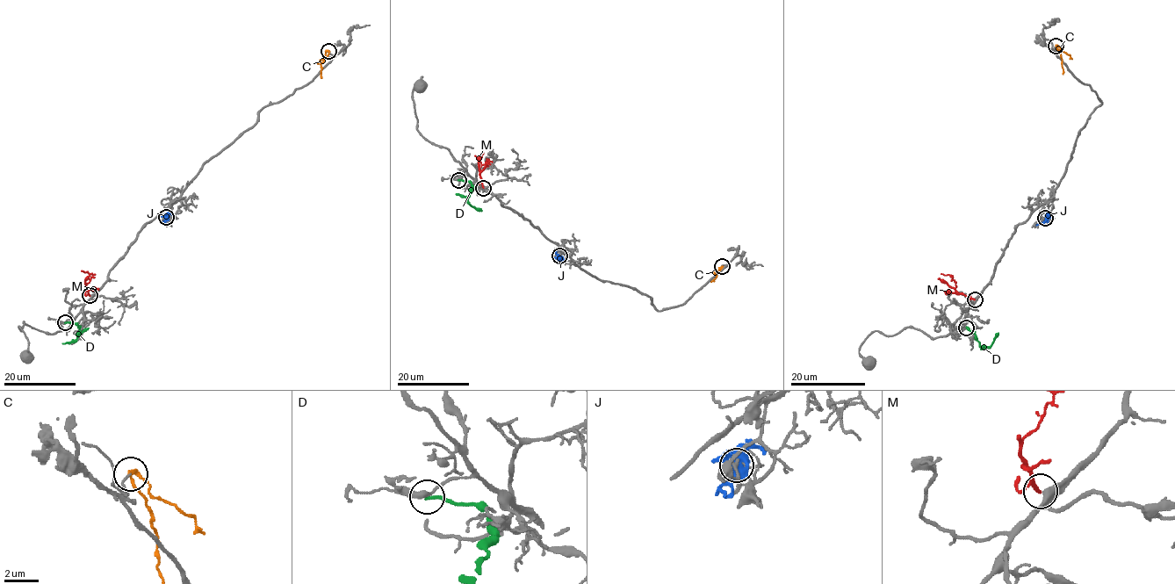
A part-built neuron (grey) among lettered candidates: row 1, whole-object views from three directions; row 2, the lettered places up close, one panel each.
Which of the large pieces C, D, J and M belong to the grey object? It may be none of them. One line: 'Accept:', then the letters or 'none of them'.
Accept: M

